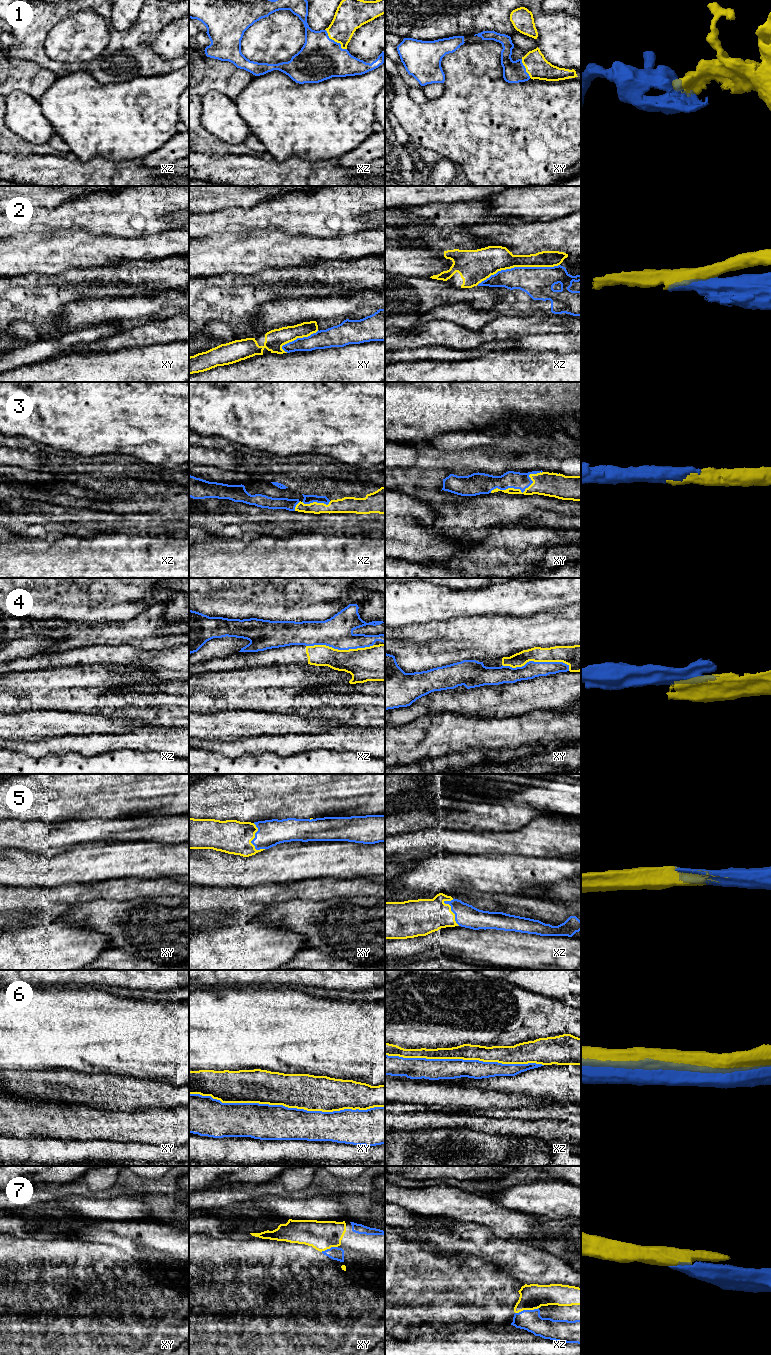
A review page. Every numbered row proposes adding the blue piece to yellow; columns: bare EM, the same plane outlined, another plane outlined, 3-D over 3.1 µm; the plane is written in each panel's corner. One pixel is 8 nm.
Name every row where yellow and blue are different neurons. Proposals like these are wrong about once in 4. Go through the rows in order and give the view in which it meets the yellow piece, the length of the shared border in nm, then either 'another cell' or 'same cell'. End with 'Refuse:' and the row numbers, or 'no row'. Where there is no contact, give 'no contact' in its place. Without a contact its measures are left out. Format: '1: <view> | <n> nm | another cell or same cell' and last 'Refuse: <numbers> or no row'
1: xz | 240 nm | same cell
2: xz | 700 nm | another cell
3: xy | 460 nm | same cell
4: xy | 550 nm | another cell
5: xz | 240 nm | same cell
6: xy | 1550 nm | another cell
7: xz | 200 nm | same cell
Refuse: 2, 4, 6

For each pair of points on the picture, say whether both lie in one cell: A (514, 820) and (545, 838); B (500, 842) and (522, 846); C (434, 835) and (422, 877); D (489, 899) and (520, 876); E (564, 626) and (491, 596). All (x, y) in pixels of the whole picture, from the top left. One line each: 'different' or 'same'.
A: different
B: same
C: different
D: different
E: different

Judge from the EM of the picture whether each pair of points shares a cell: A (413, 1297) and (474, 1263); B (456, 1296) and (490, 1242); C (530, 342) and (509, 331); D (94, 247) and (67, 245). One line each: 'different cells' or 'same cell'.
A: same cell
B: different cells
C: same cell
D: same cell

